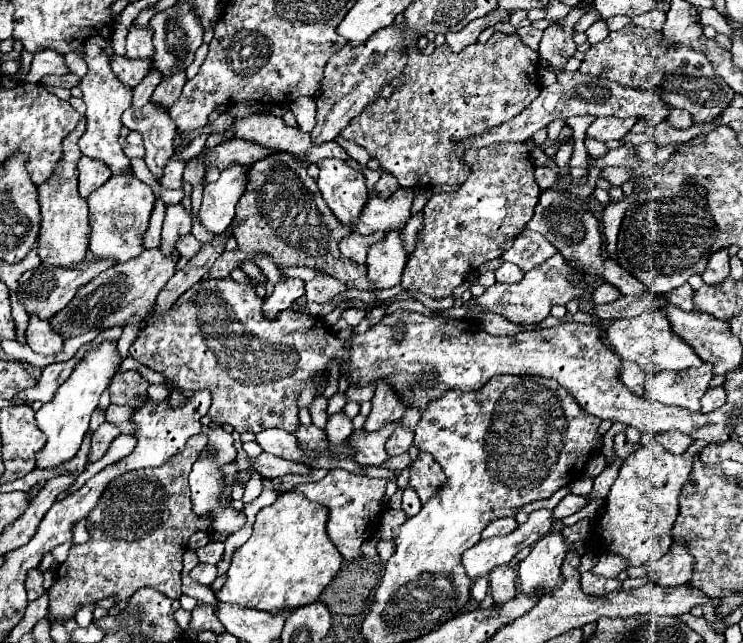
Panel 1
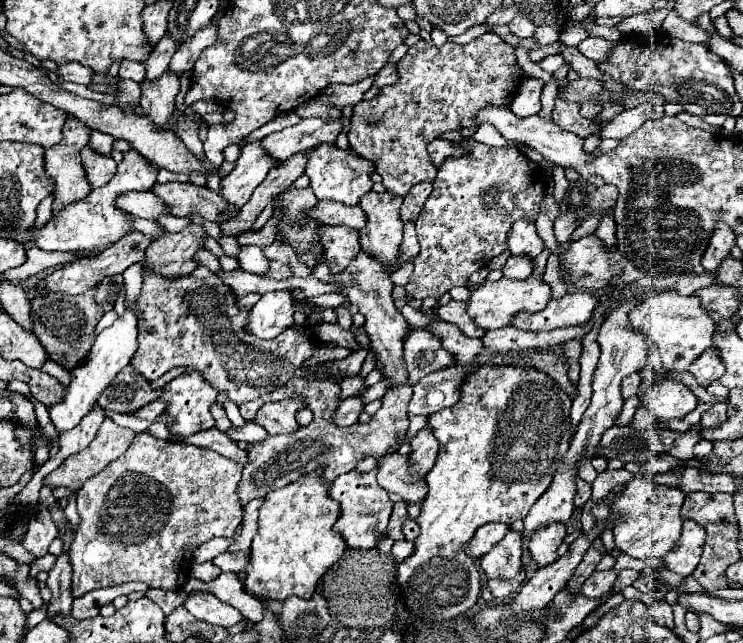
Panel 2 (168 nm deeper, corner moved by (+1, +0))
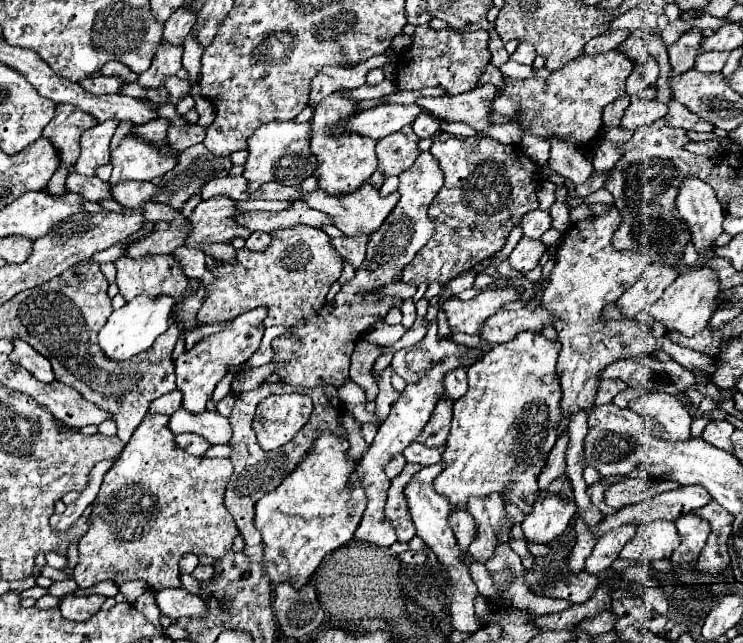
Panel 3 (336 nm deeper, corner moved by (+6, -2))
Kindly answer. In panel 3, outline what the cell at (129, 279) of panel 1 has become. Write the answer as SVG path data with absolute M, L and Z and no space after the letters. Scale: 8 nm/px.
M213 196L209 200L201 200L195 208L191 236L187 238L185 246L201 248L211 242L229 242L231 238L247 238L251 232L237 226L237 206L229 196Z

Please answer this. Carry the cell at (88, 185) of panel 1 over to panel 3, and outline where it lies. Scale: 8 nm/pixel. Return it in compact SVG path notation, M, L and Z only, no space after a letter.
M105 120L93 128L89 128L81 136L81 156L75 164L77 174L95 176L95 168L109 162L109 142L115 134L117 120Z

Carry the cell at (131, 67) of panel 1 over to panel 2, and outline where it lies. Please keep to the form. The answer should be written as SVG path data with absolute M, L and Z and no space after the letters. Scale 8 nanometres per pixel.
M122 60L120 64L120 78L130 78L136 82L144 80L144 64L134 60Z

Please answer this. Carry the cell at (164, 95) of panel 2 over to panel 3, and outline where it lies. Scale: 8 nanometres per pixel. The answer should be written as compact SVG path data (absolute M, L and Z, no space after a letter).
M161 42L159 48L155 50L149 70L143 72L137 82L143 88L159 88L167 76L173 76L181 68L181 54L183 54L183 44L165 46L165 42Z

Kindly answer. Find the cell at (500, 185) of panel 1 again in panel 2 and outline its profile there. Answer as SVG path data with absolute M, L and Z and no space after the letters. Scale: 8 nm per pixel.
M468 140L466 154L462 158L446 158L440 166L438 176L434 180L434 190L428 196L420 218L416 220L416 232L420 240L420 254L414 258L414 272L410 282L406 284L406 294L410 298L424 300L434 296L440 300L444 292L450 292L454 286L466 286L466 280L480 268L484 268L492 258L500 256L506 250L506 234L510 232L512 224L520 218L536 220L540 212L540 200L544 196L544 174L538 164L534 164L524 152L502 146L486 146L474 140Z

